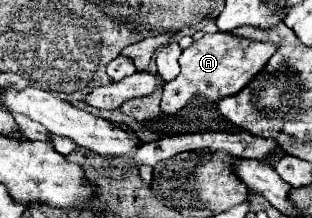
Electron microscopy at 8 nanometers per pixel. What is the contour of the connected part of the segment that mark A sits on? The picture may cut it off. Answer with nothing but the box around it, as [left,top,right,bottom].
[160,33,276,115]

